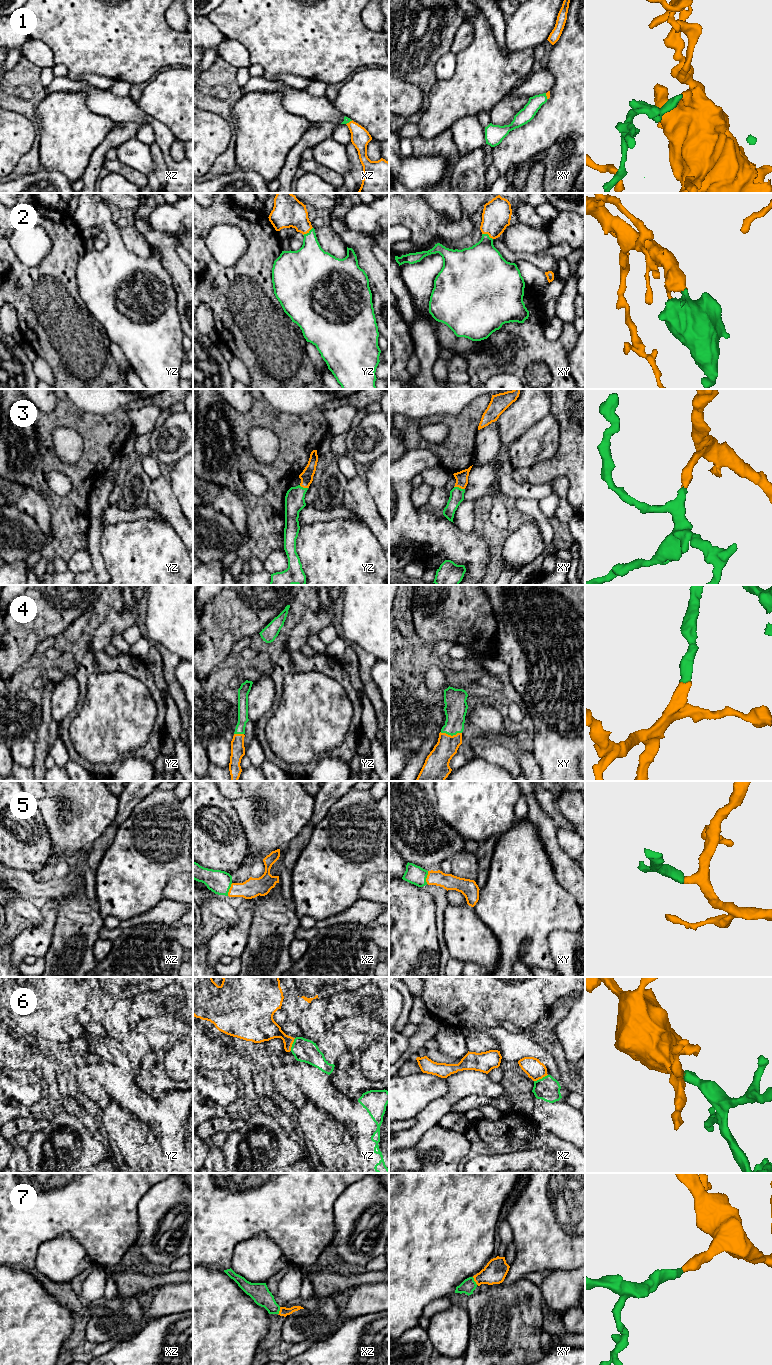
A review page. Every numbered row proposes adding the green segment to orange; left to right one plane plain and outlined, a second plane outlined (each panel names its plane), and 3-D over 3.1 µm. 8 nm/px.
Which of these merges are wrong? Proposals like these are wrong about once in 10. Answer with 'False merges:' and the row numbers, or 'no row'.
False merges: no row

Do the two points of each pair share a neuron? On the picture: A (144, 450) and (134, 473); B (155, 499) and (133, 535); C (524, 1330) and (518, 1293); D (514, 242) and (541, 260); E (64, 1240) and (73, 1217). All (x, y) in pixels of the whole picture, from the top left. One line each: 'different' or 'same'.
A: same
B: different
C: same
D: different
E: different

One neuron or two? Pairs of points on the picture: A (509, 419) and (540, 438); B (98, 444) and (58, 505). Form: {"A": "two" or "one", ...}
{"A": "two", "B": "one"}

